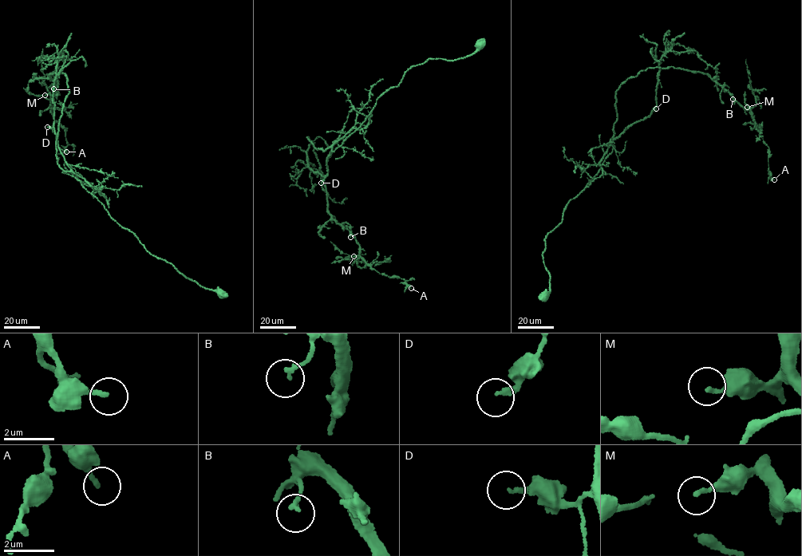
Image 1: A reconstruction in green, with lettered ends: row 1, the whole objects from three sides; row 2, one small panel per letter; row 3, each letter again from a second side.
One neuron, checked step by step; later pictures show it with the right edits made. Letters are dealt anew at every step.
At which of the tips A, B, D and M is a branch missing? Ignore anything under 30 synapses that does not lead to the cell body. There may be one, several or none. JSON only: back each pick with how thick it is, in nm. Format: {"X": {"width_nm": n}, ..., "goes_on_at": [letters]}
{"goes_on_at": []}

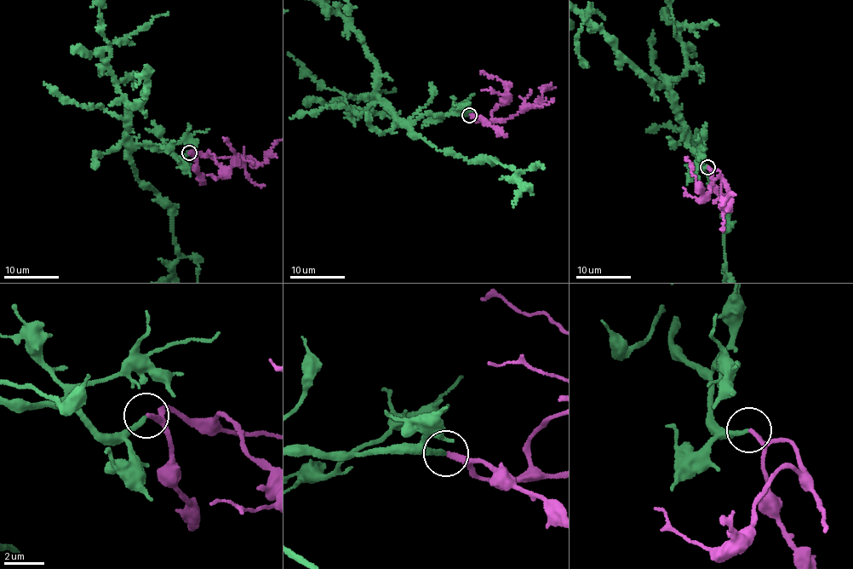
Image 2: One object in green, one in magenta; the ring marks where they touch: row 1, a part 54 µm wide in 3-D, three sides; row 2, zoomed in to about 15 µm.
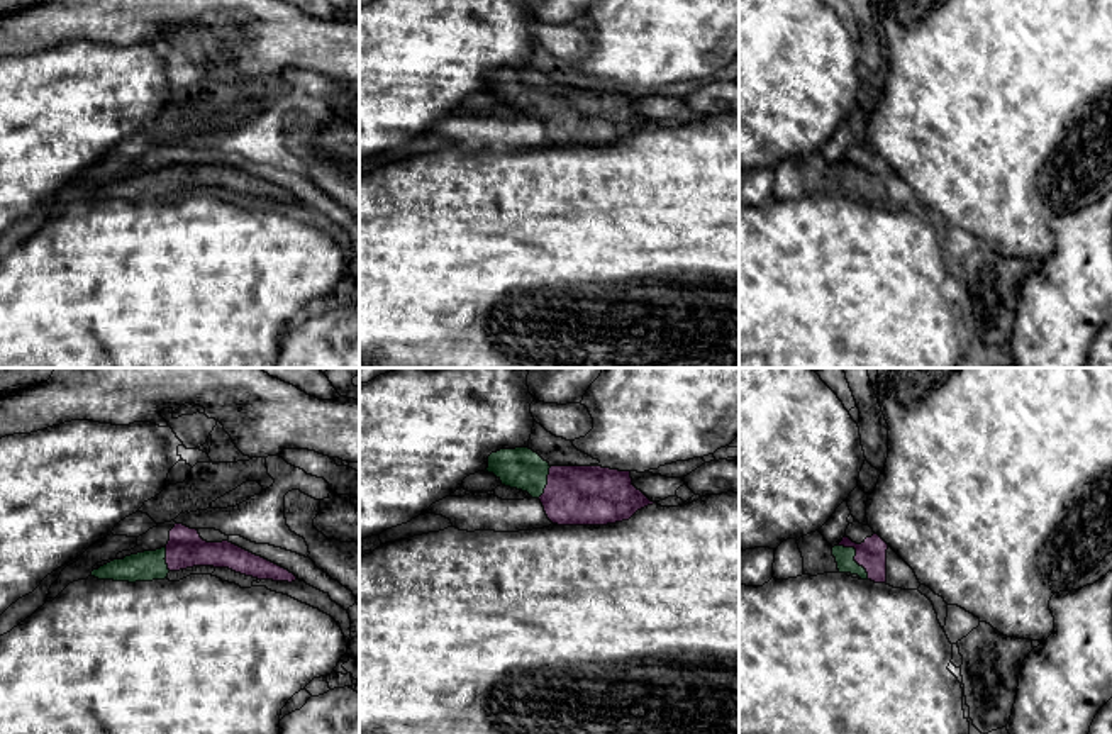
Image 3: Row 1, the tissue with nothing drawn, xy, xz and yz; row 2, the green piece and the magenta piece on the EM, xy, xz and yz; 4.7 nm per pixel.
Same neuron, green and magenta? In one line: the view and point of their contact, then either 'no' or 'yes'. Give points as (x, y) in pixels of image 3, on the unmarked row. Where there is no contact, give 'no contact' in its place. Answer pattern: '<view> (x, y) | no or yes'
yz (855, 175) | yes

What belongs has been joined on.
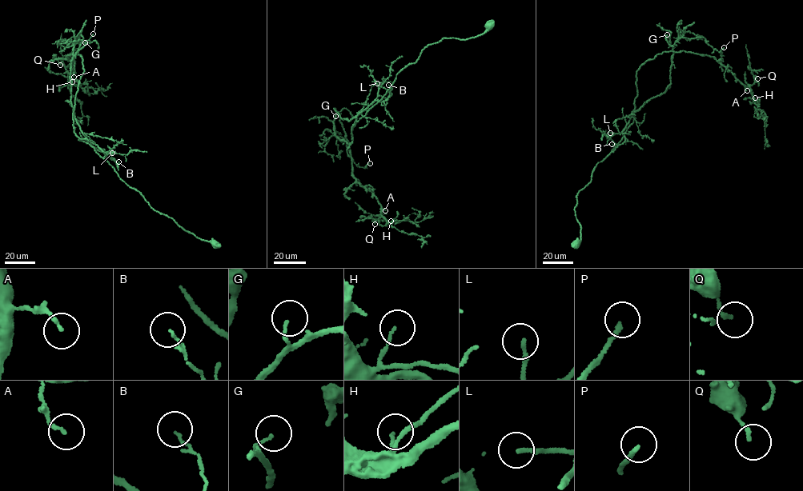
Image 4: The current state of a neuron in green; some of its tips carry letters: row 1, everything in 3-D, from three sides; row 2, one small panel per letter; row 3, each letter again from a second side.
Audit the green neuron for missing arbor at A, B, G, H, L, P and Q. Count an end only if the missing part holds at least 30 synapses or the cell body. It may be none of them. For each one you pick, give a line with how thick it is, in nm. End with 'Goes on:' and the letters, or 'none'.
L: 180 nm thick
Goes on: L

